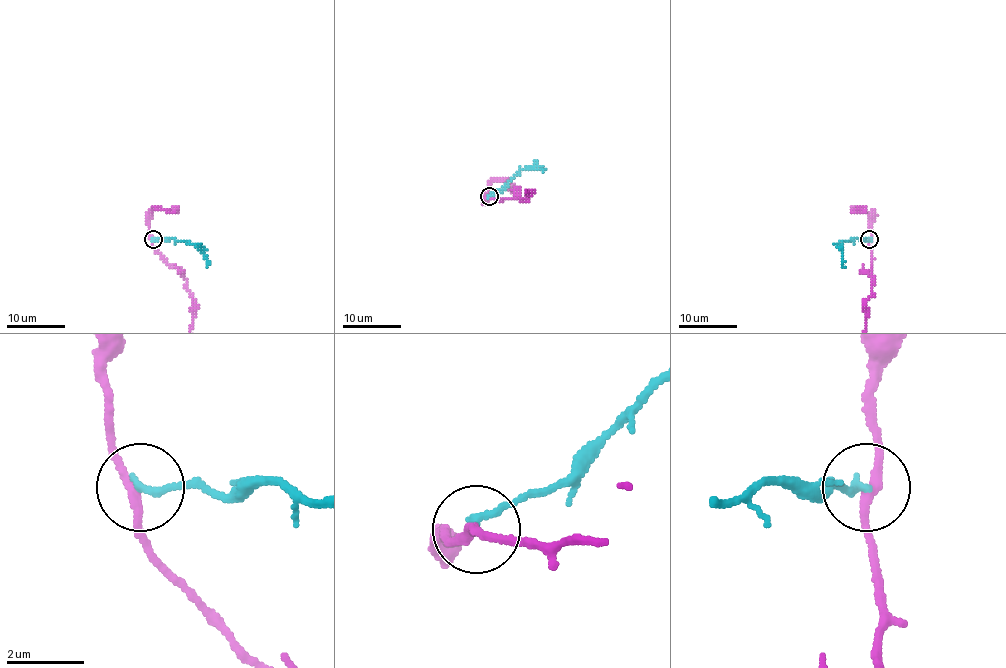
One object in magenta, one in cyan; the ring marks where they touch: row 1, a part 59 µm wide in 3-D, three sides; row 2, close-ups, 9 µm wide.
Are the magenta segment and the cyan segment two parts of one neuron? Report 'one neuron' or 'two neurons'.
two neurons

